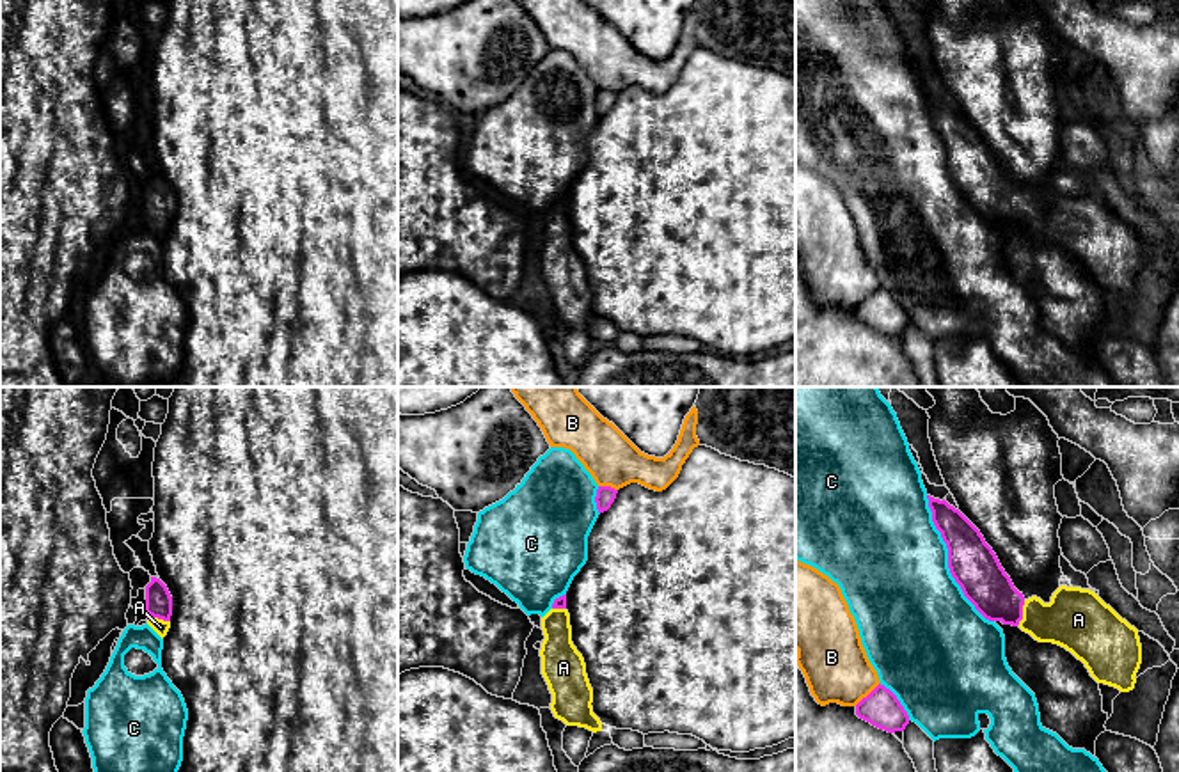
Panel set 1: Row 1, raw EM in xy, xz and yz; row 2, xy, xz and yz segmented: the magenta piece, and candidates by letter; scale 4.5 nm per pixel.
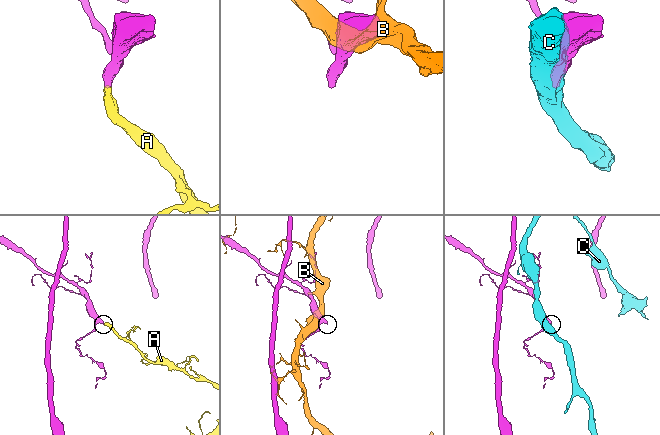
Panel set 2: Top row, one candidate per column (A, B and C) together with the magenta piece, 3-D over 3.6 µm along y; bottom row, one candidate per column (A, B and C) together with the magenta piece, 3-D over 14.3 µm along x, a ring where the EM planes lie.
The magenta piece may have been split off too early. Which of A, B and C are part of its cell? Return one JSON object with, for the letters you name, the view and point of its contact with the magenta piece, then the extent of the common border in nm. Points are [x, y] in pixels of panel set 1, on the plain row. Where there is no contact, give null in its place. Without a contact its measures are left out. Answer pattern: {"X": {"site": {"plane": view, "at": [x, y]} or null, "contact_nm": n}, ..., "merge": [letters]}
{"A": {"site": {"plane": "yz", "at": [1021, 215]}, "contact_nm": 120}, "merge": ["A"]}

